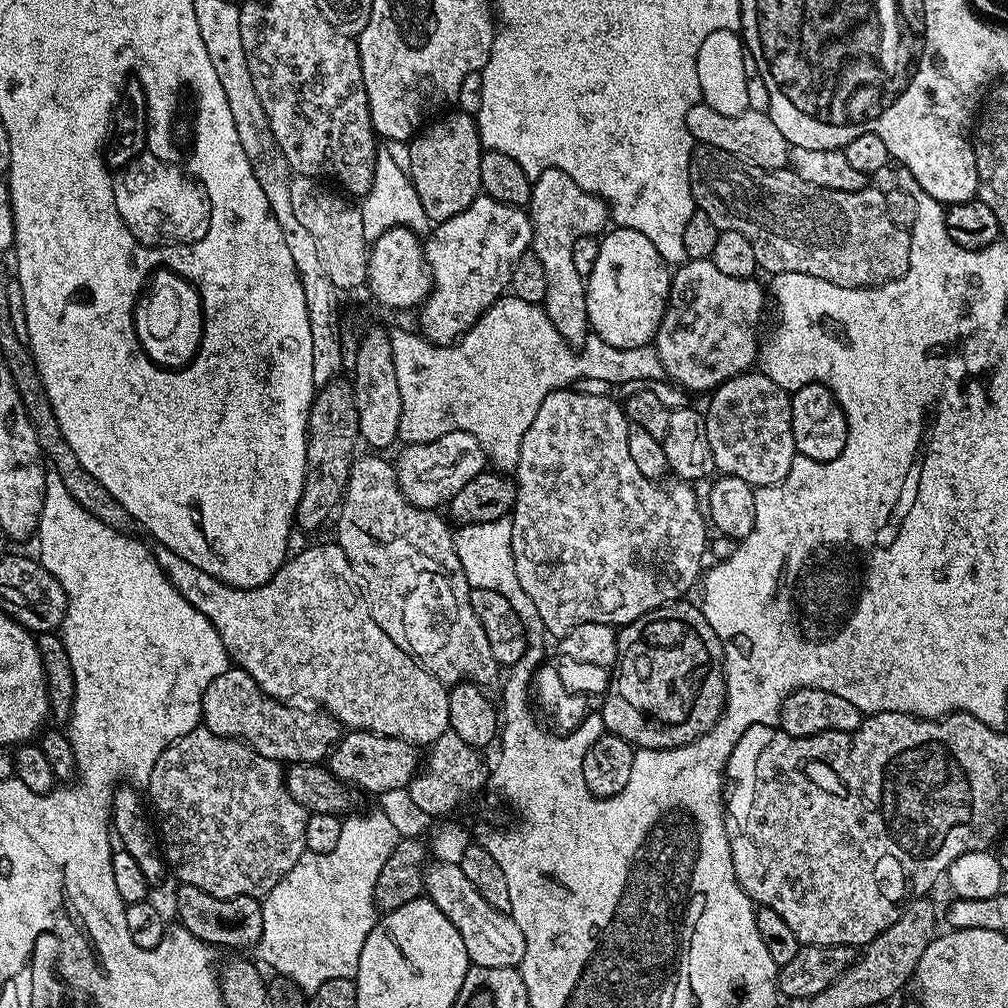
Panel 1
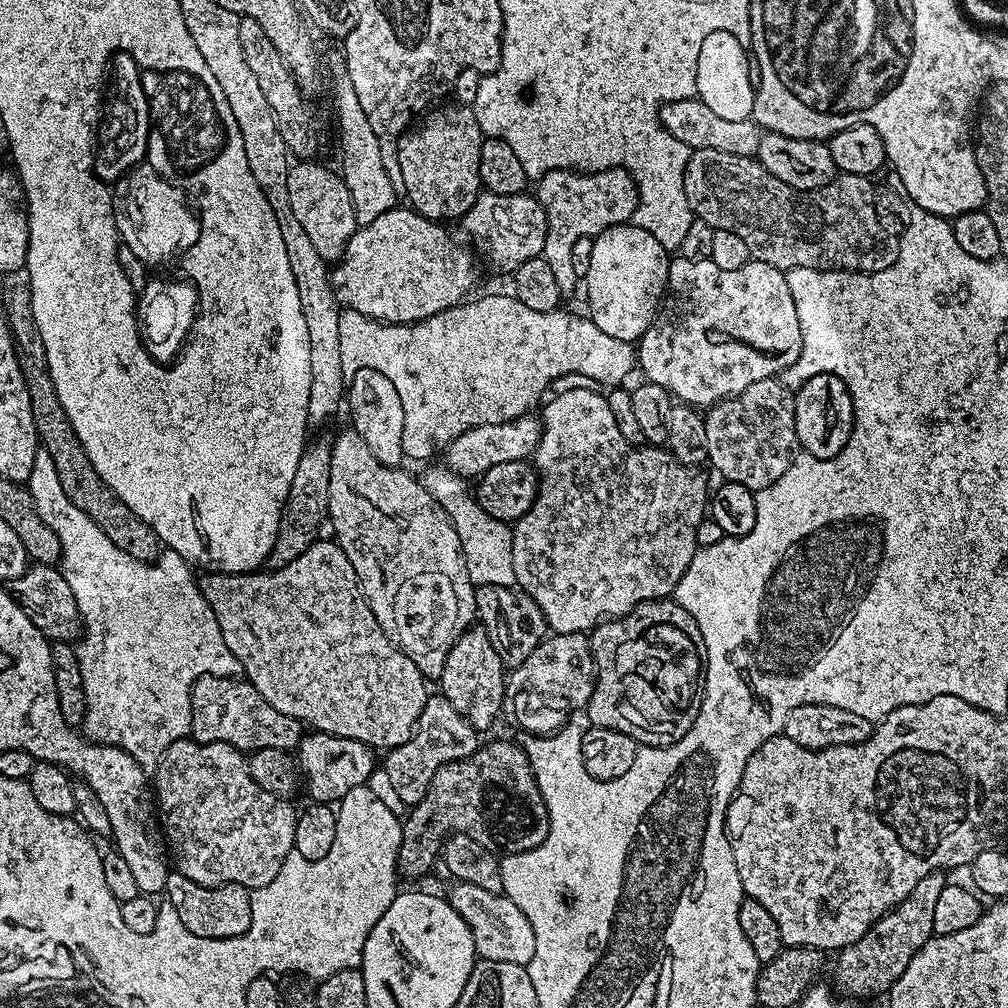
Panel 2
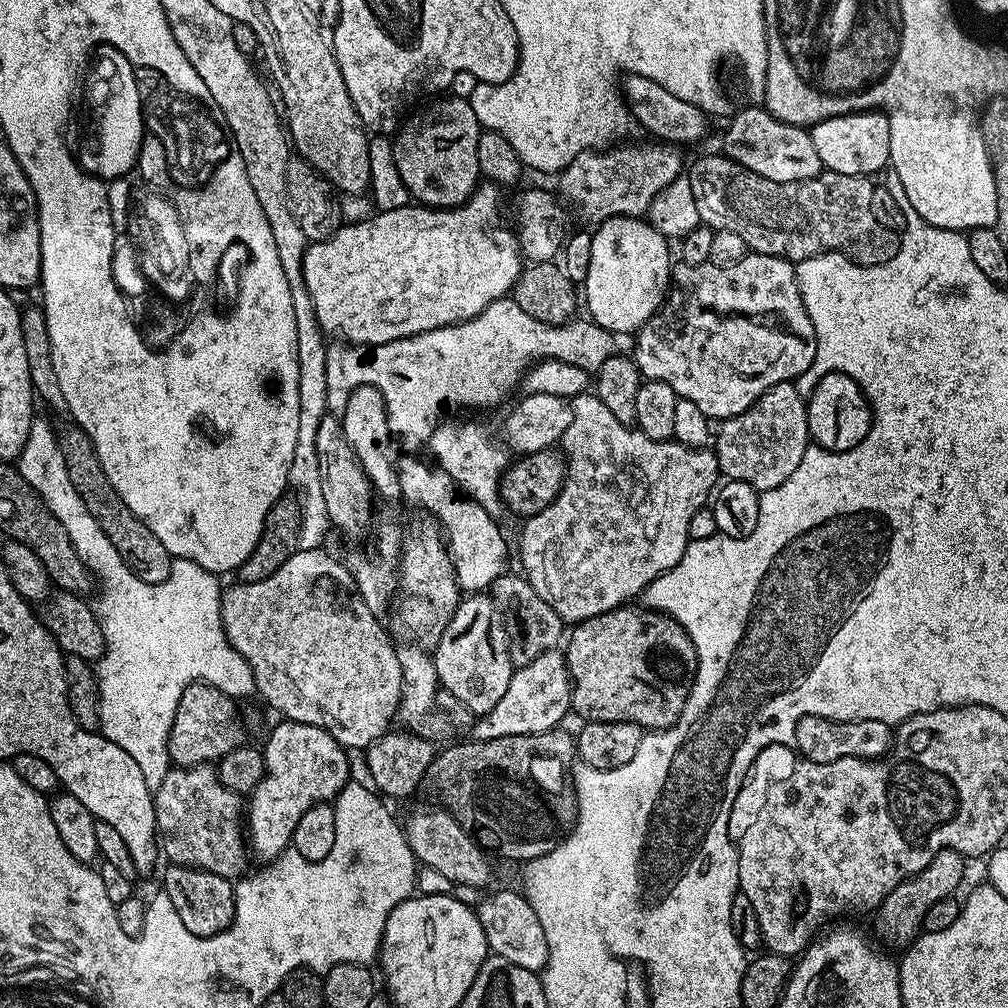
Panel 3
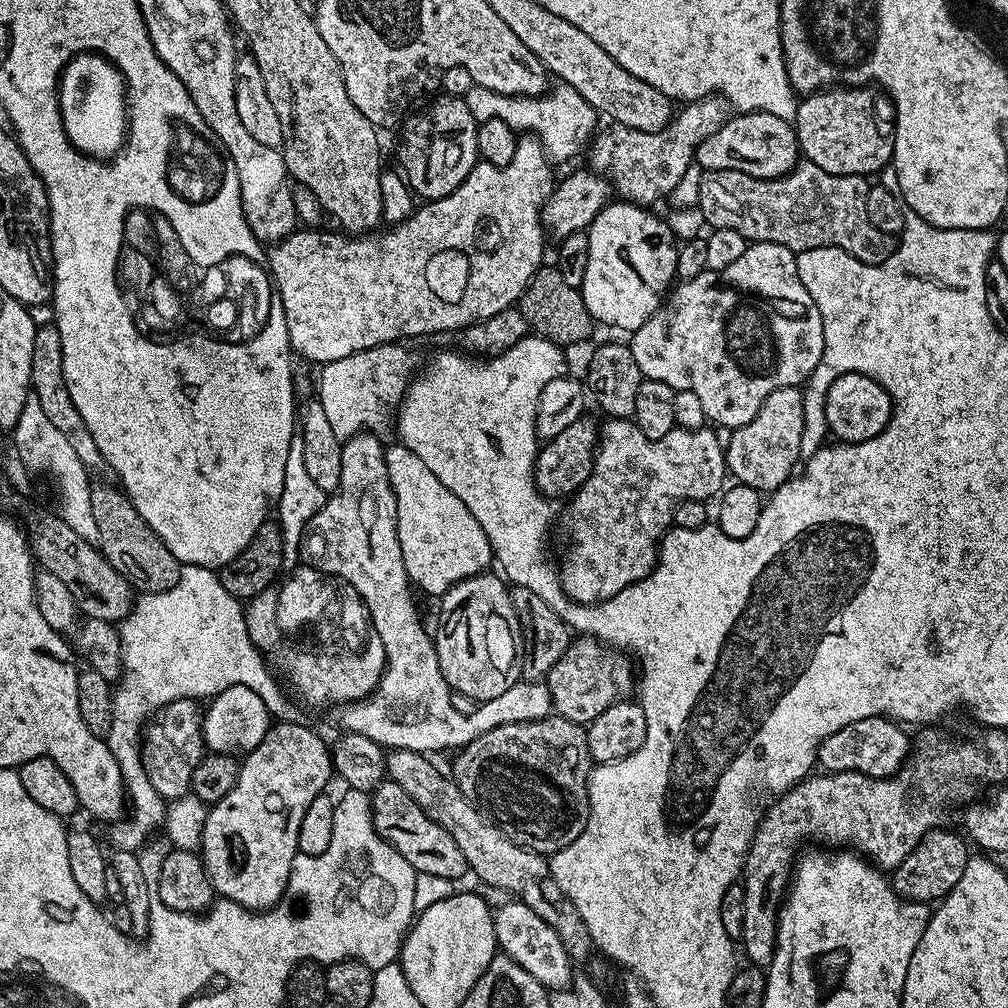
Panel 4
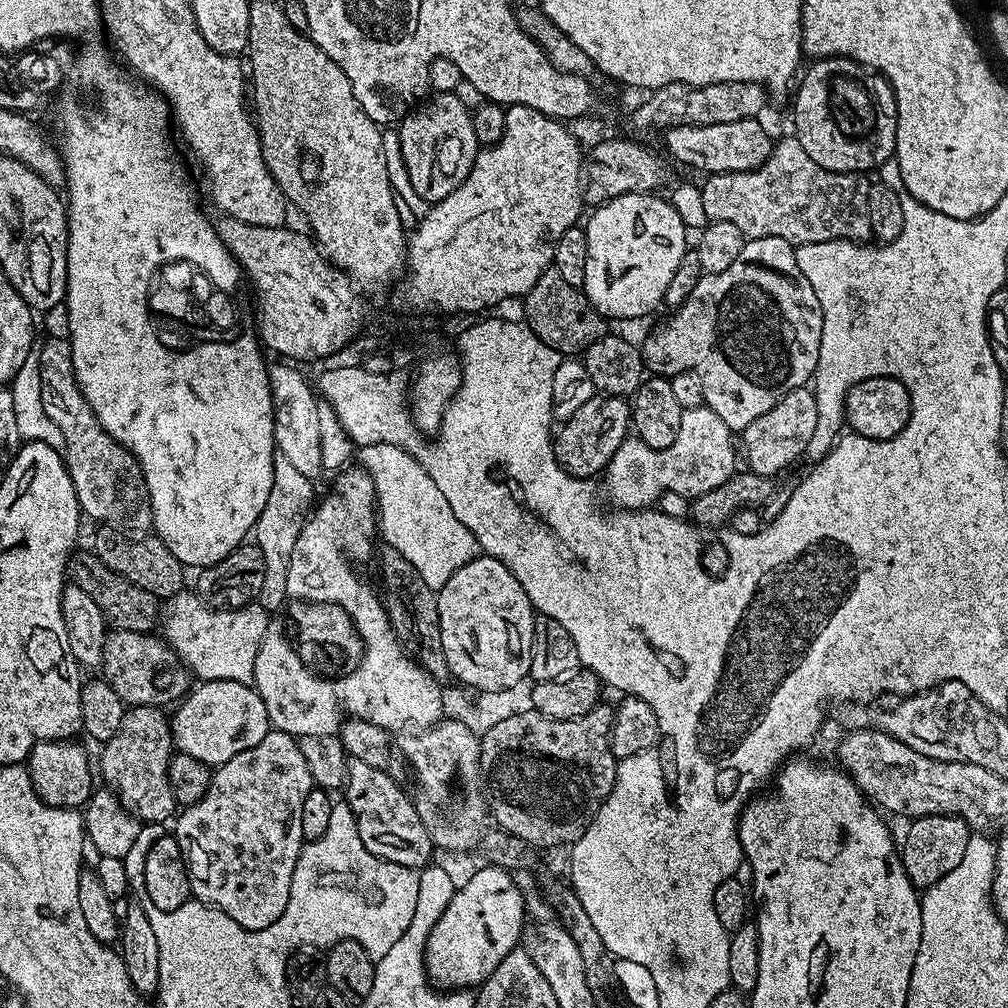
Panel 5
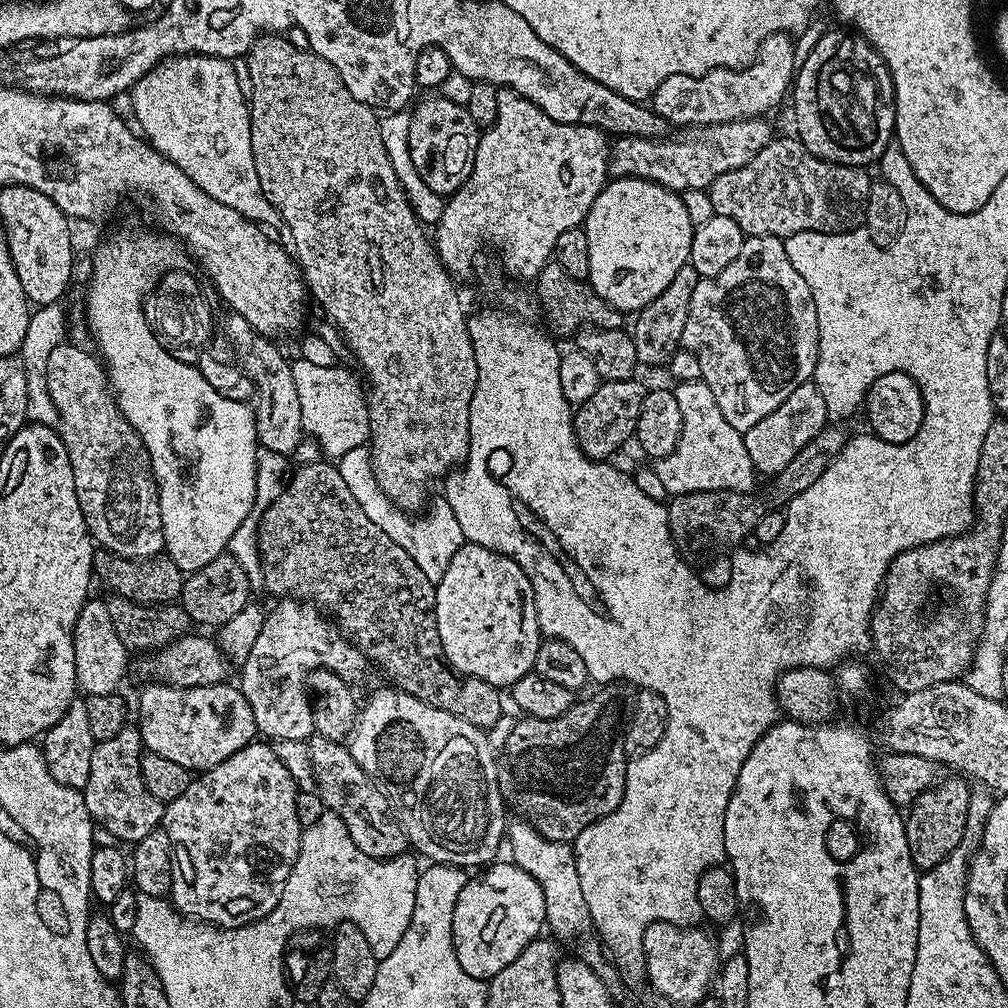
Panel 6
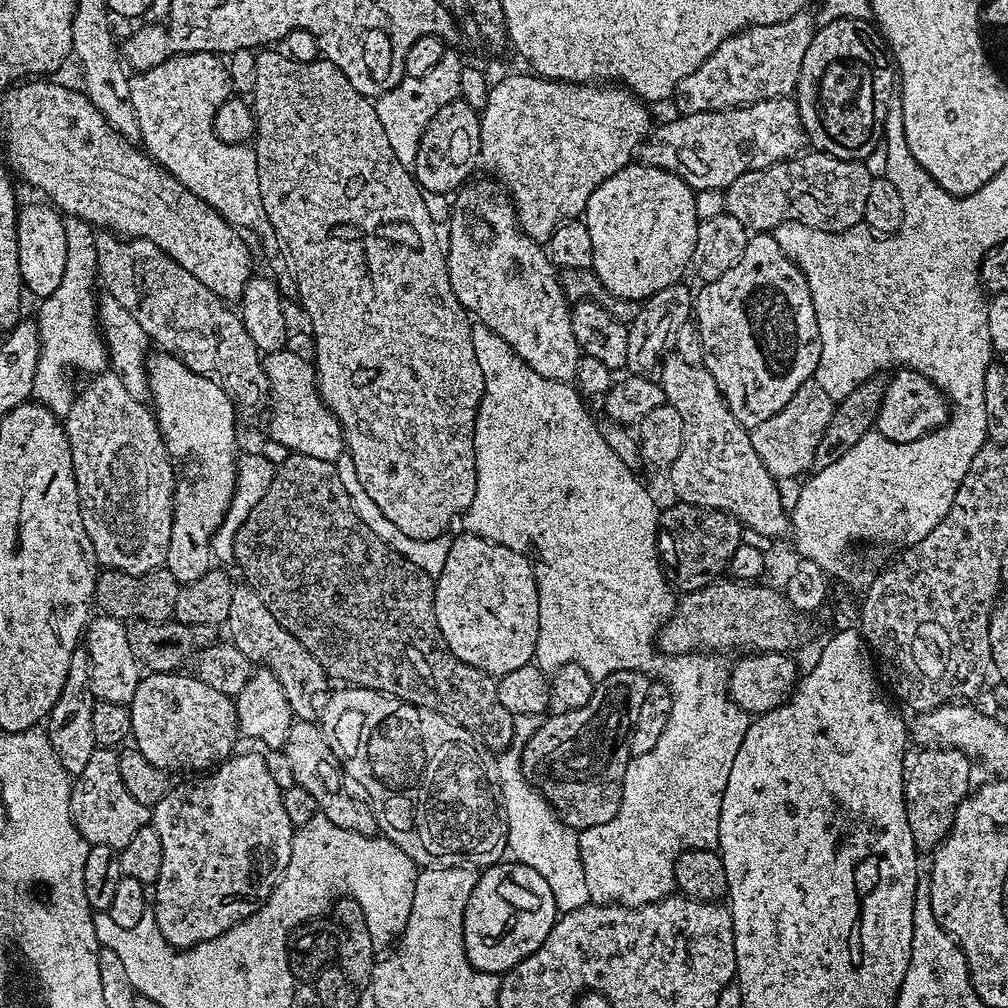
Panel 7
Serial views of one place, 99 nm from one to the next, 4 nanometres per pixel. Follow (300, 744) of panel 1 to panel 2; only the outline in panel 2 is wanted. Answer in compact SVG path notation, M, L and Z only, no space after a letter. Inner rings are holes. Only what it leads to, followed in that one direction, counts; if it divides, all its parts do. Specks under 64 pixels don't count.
M200 676L194 682L190 736L199 744L222 742L251 754L267 748L295 749L305 735L305 725L282 710L274 710L246 678Z

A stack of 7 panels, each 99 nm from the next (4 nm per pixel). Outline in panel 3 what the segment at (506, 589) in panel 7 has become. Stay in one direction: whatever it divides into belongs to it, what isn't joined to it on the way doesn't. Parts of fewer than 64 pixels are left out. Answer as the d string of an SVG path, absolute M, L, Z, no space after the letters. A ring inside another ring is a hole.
M468 594L461 599L454 610L442 638L435 646L434 659L436 662L436 679L440 688L450 690L454 698L459 698L470 711L473 717L480 717L494 709L502 699L502 694L510 686L513 674L512 659L508 653L508 635L504 629L504 619L500 616L495 602L488 594Z

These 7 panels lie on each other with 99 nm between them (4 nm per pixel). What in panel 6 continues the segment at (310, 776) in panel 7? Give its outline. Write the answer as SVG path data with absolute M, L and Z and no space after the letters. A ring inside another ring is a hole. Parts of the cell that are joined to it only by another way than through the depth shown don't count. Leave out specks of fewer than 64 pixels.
M320 734L310 736L307 745L316 791L325 809L342 818L352 844L366 857L379 860L403 855L408 848L407 836L401 825L390 815L389 799L381 785L354 762L347 745Z

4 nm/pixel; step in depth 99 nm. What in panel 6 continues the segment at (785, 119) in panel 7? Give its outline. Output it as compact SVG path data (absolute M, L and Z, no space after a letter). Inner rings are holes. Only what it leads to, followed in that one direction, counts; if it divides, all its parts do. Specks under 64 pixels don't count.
M752 116L748 120L688 126L681 136L673 135L662 140L621 136L611 145L608 171L616 178L637 176L681 194L695 188L707 190L714 178L730 170L738 170L738 166L746 166L746 162L750 162L758 150L773 140L774 132L764 120L767 119Z

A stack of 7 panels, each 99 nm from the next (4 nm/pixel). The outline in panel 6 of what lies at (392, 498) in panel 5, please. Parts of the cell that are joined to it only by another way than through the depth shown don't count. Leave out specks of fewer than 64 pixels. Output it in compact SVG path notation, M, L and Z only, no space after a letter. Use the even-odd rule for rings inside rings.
M367 447L355 448L339 457L338 467L342 482L346 482L346 486L350 486L350 494L358 498L358 506L366 510L366 518L370 518L374 526L390 534L390 538L394 538L394 542L398 542L398 546L402 546L402 550L406 550L406 554L410 554L410 558L418 562L422 574L426 574L432 584L439 582L442 574L446 574L446 566L450 566L450 558L454 558L454 554L458 554L458 550L466 543L462 526L458 526L458 518L454 518L454 510L450 510L450 502L446 498L433 499L422 514L413 516L395 507L374 478L372 454Z

